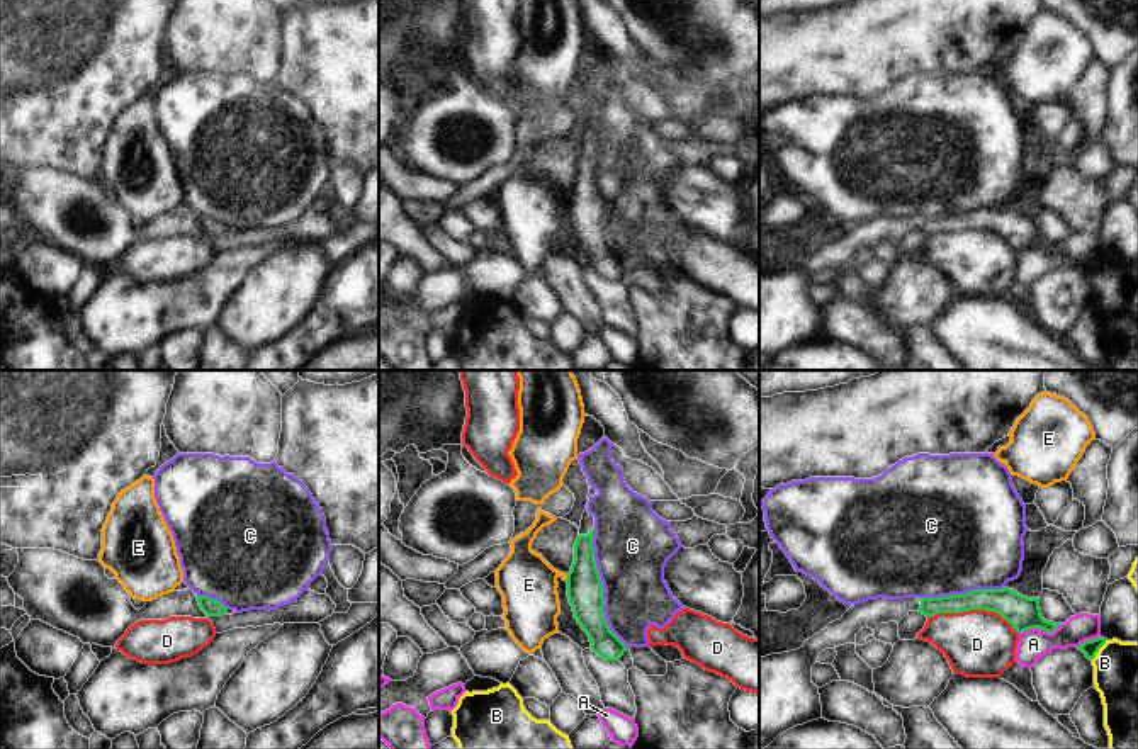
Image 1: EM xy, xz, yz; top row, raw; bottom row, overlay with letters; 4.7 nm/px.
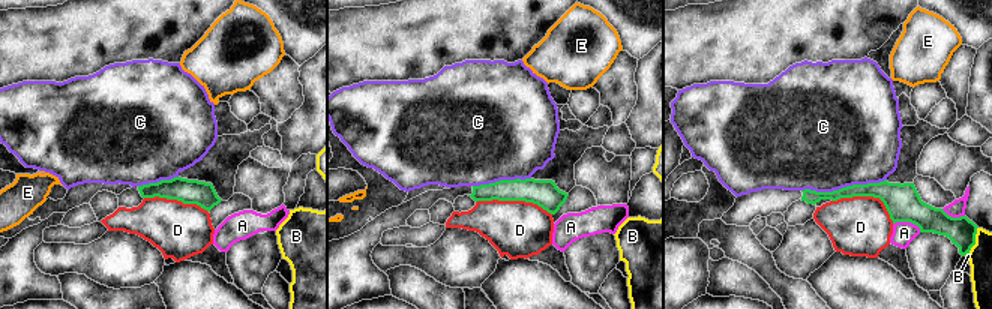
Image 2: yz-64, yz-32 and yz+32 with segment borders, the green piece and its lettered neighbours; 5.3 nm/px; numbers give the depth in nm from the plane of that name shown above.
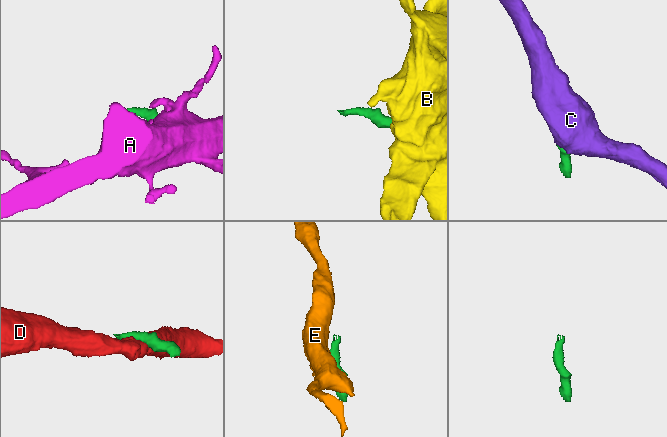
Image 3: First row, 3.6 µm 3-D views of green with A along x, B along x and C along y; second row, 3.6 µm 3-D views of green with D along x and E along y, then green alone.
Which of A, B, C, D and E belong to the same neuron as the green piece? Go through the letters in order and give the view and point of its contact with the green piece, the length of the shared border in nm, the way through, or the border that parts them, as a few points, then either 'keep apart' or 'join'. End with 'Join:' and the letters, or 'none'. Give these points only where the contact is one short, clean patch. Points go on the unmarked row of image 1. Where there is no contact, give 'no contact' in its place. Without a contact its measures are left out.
A: yz (1040, 248) | 220 nm | along yz (1062, 243), (1052, 252), (1026, 248), (1019, 253) | keep apart
B: yz (1099, 267) | 130 nm | along yz (1106, 259), (1091, 279) | keep apart
C: xz (603, 208) | 600 nm | keep apart
D: yz (974, 228) | 440 nm | keep apart
E: xz (568, 197) | 40 nm | along xz (568, 194), (564, 199) | keep apart
Join: none

